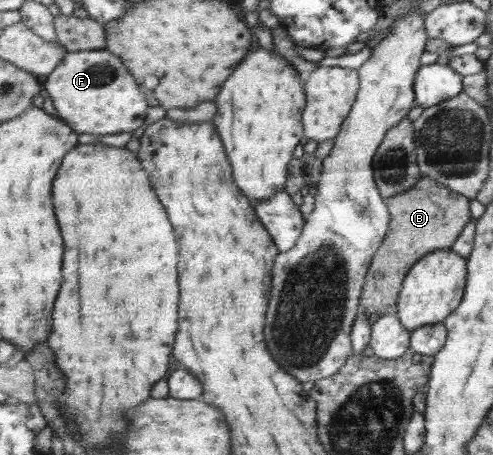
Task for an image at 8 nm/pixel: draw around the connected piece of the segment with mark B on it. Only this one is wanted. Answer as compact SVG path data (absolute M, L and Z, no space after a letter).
M422 176L419 183L415 184L415 189L409 189L399 197L386 198L385 202L390 210L390 229L370 264L362 289L360 309L365 310L367 315L383 315L389 307L397 305L407 272L423 256L450 248L462 229L471 222L467 196L455 193L427 176Z

